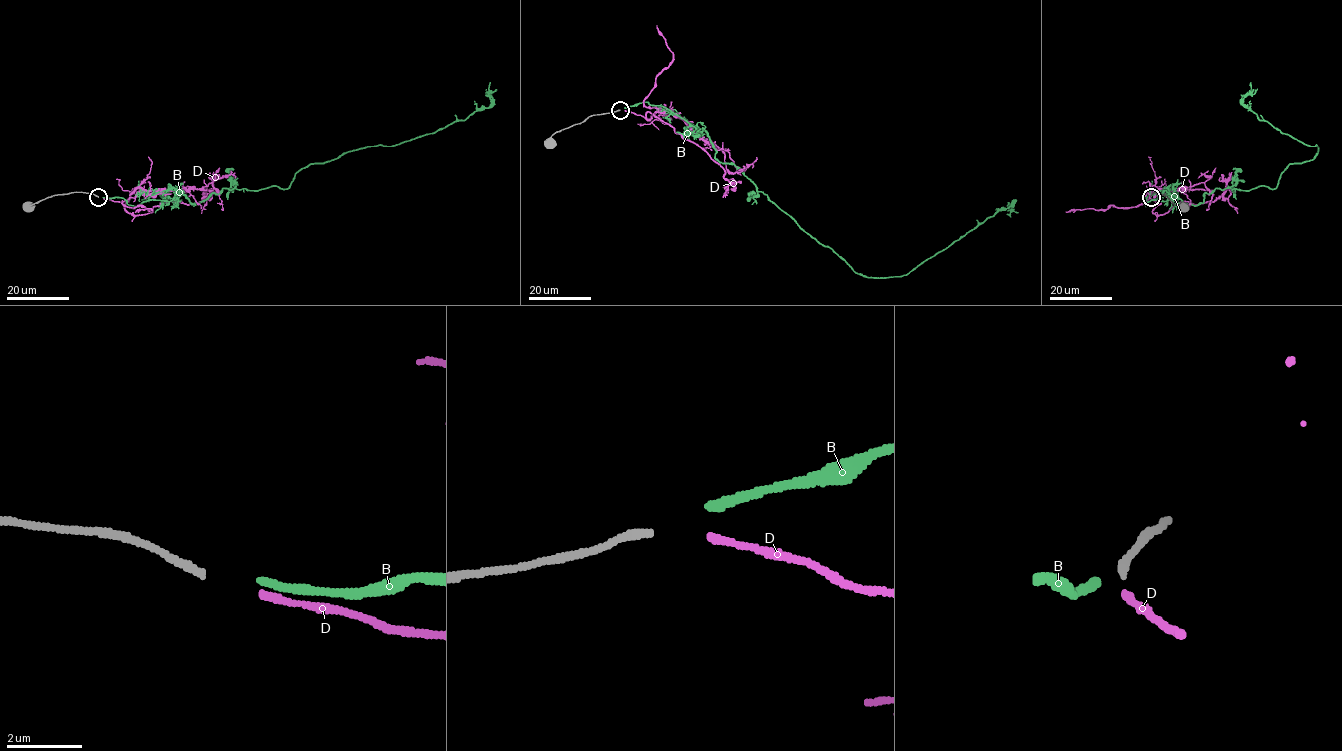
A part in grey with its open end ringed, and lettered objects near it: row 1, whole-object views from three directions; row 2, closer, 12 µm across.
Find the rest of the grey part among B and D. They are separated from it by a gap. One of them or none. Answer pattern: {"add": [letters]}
{"add": ["D"]}

